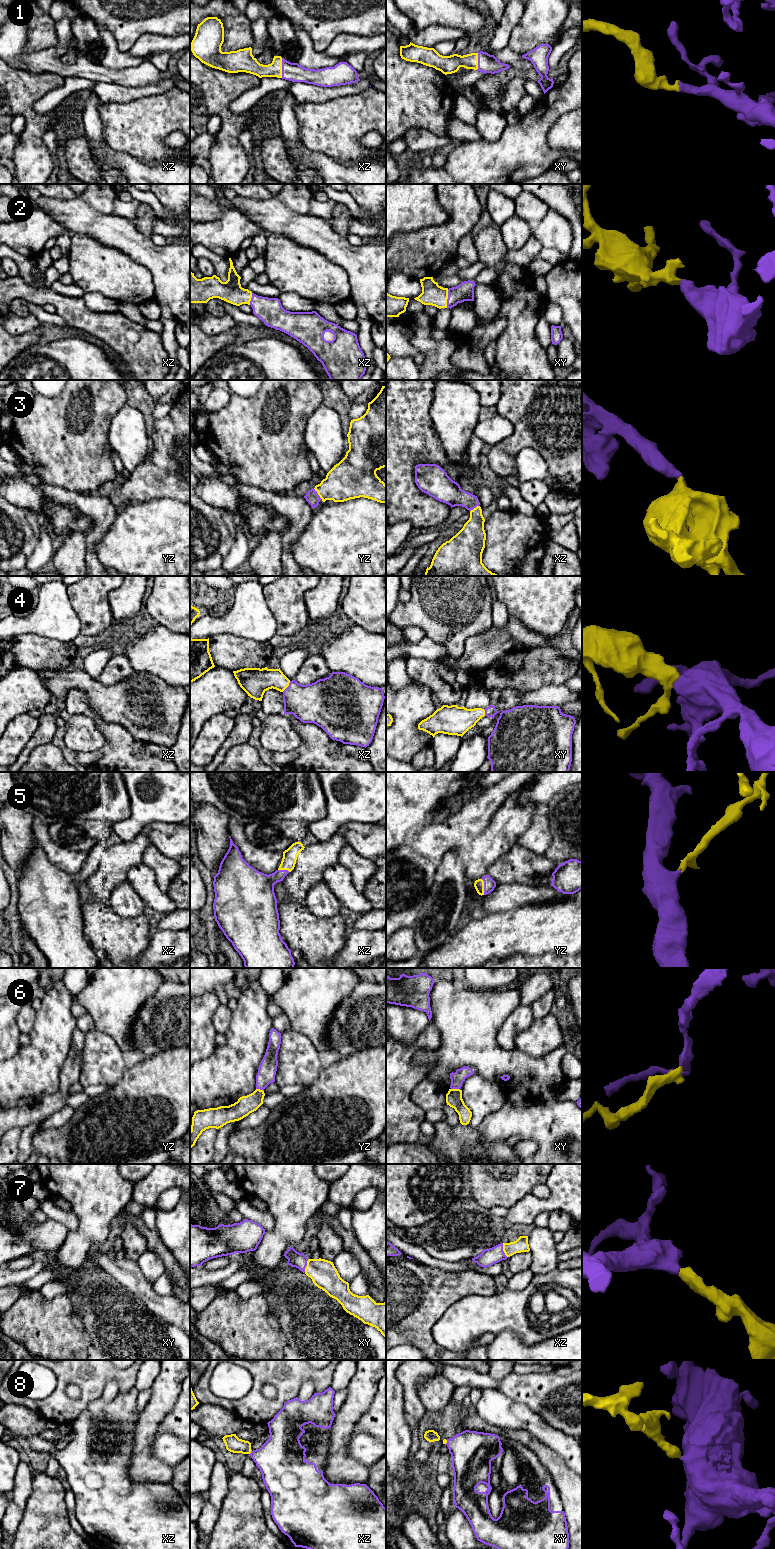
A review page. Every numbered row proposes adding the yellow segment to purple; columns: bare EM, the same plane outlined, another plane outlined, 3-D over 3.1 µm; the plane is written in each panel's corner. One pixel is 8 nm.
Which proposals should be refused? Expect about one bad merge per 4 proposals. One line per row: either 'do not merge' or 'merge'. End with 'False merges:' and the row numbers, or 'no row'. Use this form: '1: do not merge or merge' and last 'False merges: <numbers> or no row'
1: merge
2: merge
3: merge
4: merge
5: merge
6: merge
7: merge
8: merge
False merges: no row

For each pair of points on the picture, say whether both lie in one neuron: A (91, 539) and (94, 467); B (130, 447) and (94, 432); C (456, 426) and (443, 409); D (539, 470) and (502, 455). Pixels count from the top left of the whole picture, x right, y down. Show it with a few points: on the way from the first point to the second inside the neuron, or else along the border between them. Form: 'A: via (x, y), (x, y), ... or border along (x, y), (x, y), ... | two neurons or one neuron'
A: border along (70, 490), (84, 494), (96, 494) | two neurons
B: border along (114, 416), (109, 424), (108, 431), (110, 447) | two neurons
C: via (455, 422), (447, 413) | one neuron
D: border along (535, 448), (523, 448), (517, 454), (518, 478) | two neurons

